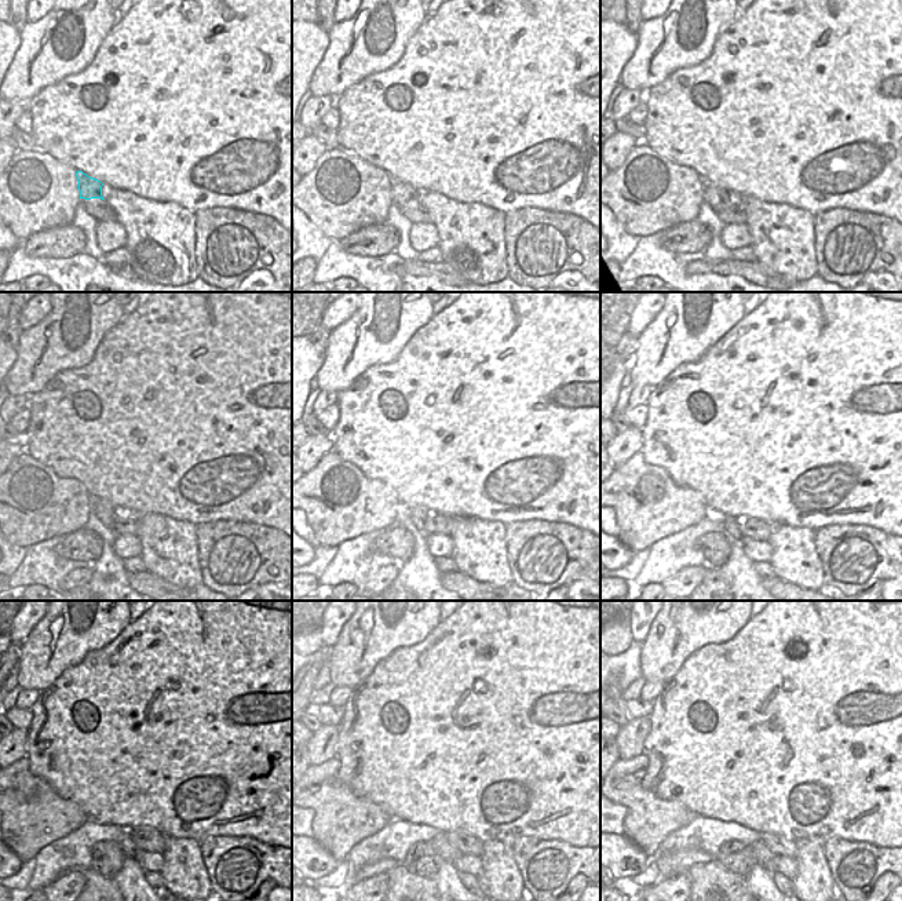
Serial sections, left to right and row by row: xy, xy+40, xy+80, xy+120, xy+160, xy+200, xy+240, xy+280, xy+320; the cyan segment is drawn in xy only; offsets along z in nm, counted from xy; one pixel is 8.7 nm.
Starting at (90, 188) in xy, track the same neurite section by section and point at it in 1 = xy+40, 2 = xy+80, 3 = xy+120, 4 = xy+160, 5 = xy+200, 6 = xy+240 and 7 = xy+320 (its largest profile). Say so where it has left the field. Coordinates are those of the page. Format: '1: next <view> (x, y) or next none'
1: next xy+40 (402, 193)
2: next xy+80 (719, 199)
3: next xy+120 (105, 511)
4: next xy+160 (417, 515)
5: next xy+200 (731, 525)
6: next xy+240 (124, 839)
7: next xy+320 (764, 857)

